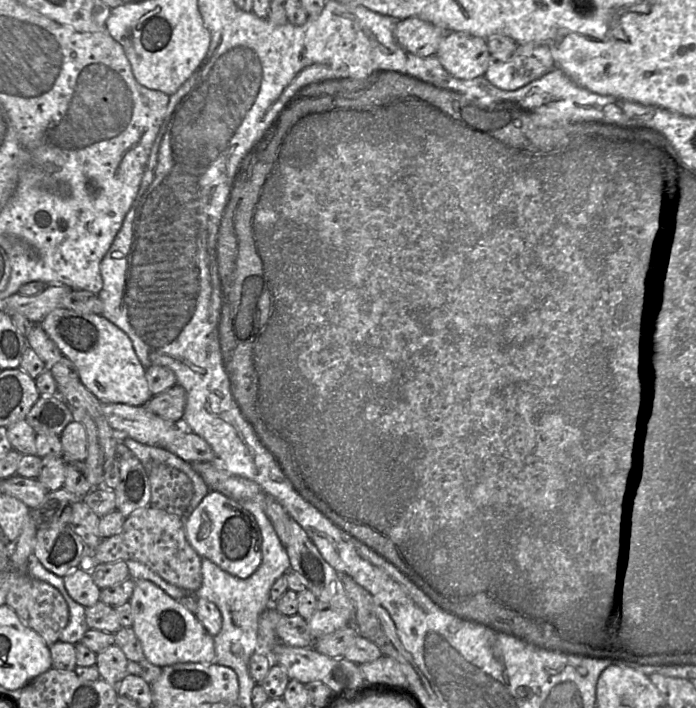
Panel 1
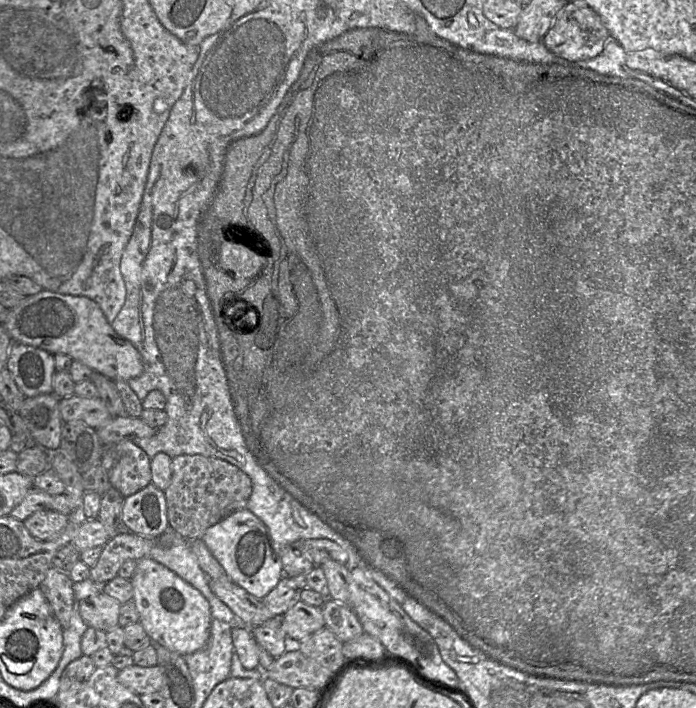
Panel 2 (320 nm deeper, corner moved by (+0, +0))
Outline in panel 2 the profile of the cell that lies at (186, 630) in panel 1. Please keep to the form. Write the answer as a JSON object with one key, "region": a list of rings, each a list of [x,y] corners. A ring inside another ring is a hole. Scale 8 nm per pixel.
{"region":[[[148,556],[138,560],[131,583],[132,601],[139,613],[139,623],[152,642],[183,656],[206,646],[212,617],[209,602],[199,590]]]}

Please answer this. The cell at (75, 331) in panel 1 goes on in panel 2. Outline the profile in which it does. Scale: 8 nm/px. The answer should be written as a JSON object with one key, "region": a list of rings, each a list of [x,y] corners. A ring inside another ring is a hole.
{"region":[[[43,289],[35,295],[25,296],[9,309],[2,325],[13,342],[40,348],[52,355],[68,355],[111,380],[129,381],[144,370],[138,349],[113,329],[100,306],[86,296]]]}

